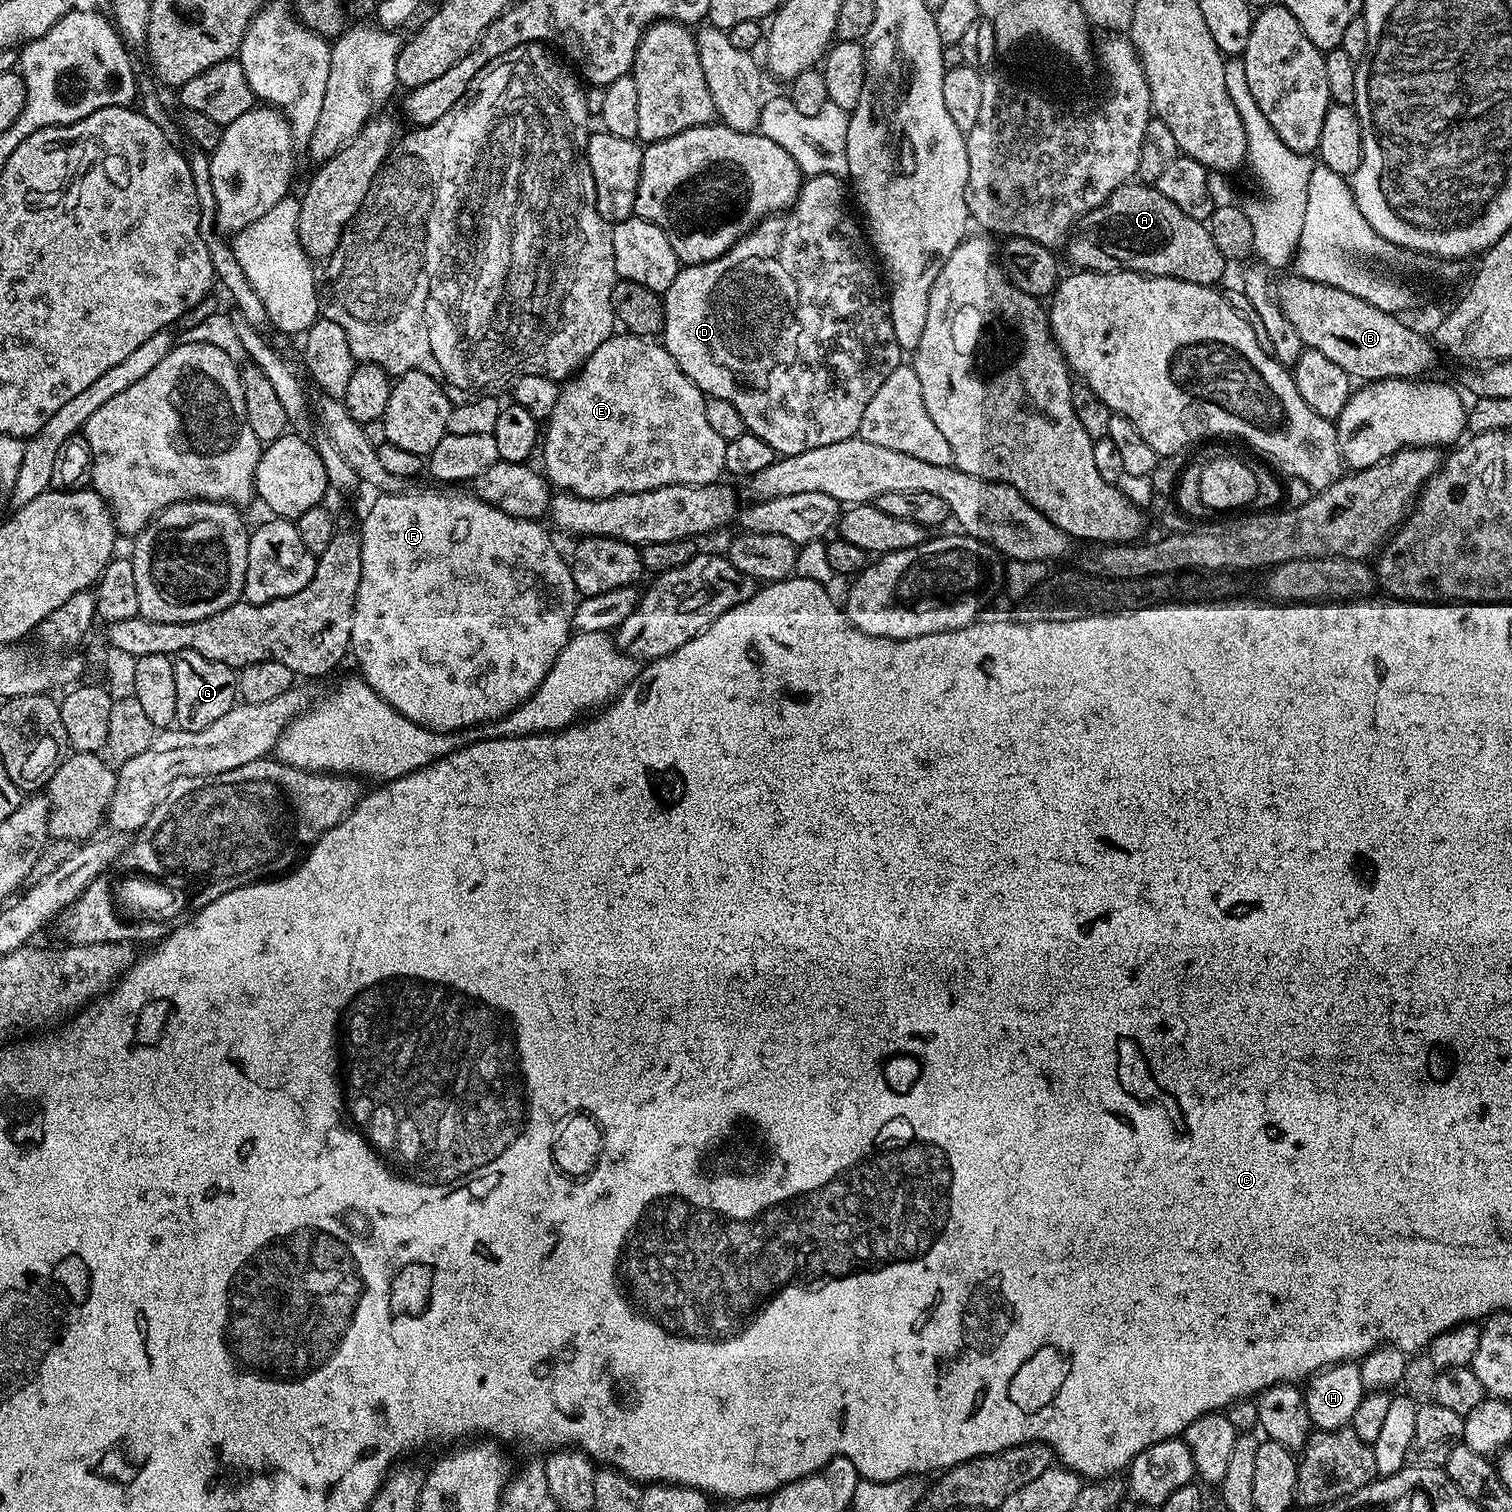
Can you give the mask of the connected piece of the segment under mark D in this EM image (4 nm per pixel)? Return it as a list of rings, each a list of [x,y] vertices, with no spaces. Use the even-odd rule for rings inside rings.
[[[828,173],[807,177],[801,183],[795,205],[788,211],[777,212],[760,221],[736,245],[726,250],[726,254],[710,262],[681,267],[674,282],[670,282],[670,286],[662,293],[664,302],[662,343],[670,358],[678,362],[682,374],[686,374],[686,378],[697,384],[705,397],[730,402],[730,406],[734,406],[734,410],[742,414],[745,429],[762,438],[762,442],[766,442],[766,446],[770,446],[781,457],[802,454],[818,446],[830,446],[830,442],[853,439],[859,433],[866,402],[874,398],[878,386],[882,386],[882,382],[886,382],[886,378],[890,378],[890,374],[902,362],[898,338],[894,338],[894,322],[890,322],[886,288],[877,265],[876,268],[872,265],[873,257],[870,255],[870,244],[865,233],[862,228],[860,233],[855,218],[848,213],[847,204],[850,204],[850,200],[849,197],[848,200],[844,197],[844,188],[846,192],[846,184],[841,177]]]

